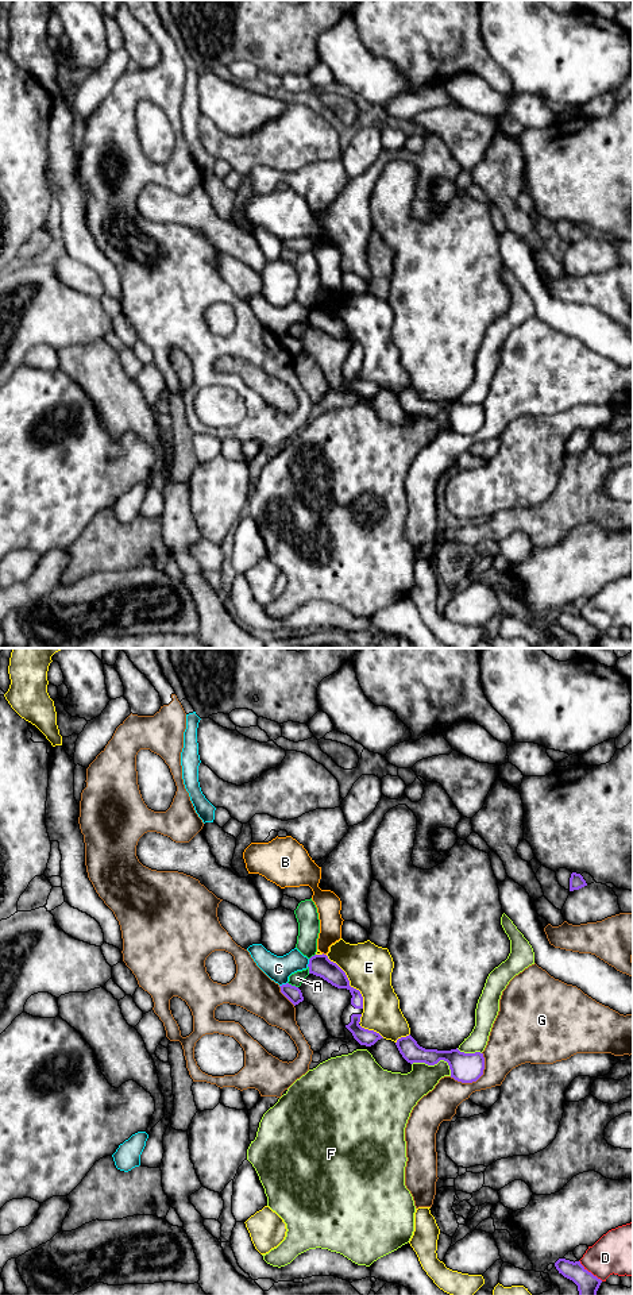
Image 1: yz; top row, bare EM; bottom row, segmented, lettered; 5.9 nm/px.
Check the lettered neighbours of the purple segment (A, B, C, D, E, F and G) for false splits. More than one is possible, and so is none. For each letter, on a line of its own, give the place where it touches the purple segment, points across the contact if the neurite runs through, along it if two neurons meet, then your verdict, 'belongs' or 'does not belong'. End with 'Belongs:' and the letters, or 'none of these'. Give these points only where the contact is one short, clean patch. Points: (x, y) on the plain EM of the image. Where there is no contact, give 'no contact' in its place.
A: meets purple in yz at (293, 338); border along yz (288, 334), (297, 339); does not belong
B: meets purple in yz at (323, 305); does not belong
C: meets purple in yz at (309, 315); does not belong
D: meets purple in yz at (590, 624); border along yz (579, 612), (602, 632); does not belong
E: meets purple in yz at (348, 334); does not belong
F: meets purple in yz at (436, 415); does not belong
G: meets purple in yz at (475, 432); does not belong
Belongs: none of these

